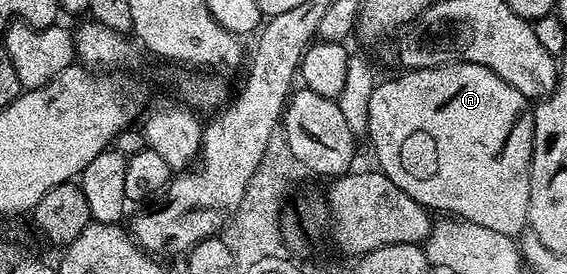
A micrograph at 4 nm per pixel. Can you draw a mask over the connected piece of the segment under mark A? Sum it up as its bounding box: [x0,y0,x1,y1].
[366,63,534,237]

